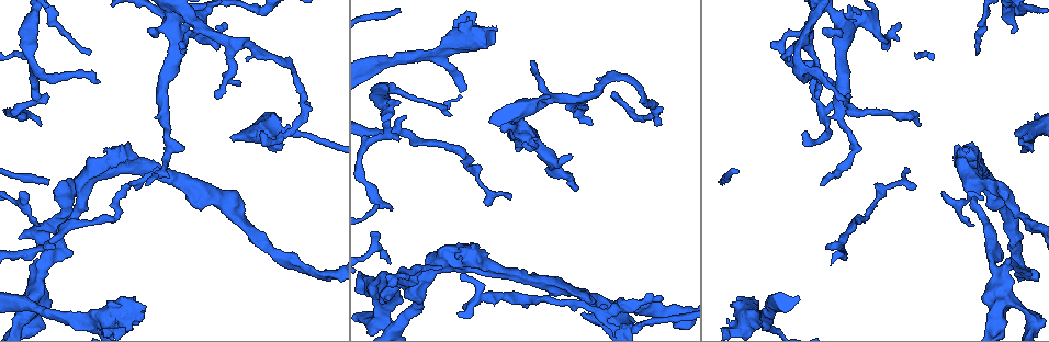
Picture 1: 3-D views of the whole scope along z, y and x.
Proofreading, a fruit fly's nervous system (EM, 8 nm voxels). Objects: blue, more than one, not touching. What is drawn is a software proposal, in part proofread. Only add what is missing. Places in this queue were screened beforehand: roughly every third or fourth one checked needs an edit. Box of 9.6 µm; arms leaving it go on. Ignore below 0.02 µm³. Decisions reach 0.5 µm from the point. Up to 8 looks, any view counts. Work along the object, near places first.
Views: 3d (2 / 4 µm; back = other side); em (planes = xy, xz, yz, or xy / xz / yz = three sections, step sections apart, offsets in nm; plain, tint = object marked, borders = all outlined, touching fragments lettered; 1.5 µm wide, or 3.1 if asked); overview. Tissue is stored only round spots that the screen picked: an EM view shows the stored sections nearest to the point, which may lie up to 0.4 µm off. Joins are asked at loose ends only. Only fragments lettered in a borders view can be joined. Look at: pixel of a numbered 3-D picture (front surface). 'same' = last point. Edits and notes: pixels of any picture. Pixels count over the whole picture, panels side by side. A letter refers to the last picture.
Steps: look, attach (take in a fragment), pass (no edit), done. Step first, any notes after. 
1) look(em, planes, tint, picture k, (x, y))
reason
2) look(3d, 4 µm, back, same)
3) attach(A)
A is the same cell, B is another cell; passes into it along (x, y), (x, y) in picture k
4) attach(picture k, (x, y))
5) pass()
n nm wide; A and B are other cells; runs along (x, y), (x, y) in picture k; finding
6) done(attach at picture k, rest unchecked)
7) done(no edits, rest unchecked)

look(em, yz, step 4, borders, picture 1, (909, 171))
tapers out

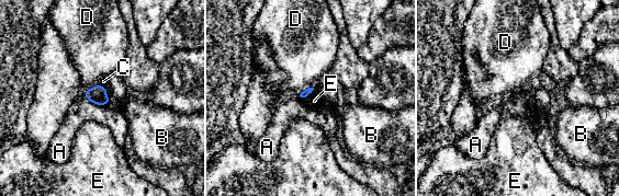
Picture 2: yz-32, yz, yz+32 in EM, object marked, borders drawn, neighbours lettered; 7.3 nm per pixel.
look(em, xy, step 4, borders, same)
another direction

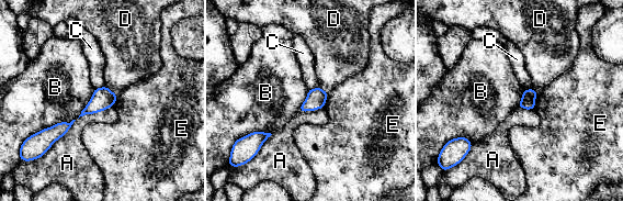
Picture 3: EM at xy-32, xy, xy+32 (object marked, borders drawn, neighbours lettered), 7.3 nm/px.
pass()
110 nm wide; A, B, C, D and E are other cells; border along (75, 119), (32, 135) in picture 3; no lettered fragment goes on from it

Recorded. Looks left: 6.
look(3d, 2 µm, picture 1, (580, 314))
an open end

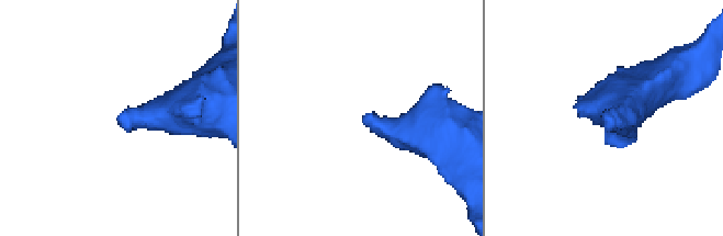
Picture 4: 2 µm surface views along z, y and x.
look(em, planes, borders, picture 4, (605, 118))
need the tissue

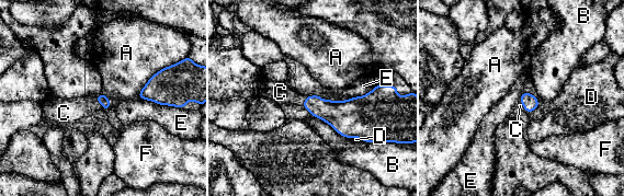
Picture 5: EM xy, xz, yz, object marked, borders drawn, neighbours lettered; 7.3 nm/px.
attach(C)
C is the same cell, A, B, D, E and F are other cells; passes into it along (103, 100), (103, 106), (70, 110) in picture 5; the neuron continues

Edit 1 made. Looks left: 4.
done(attach at picture 5, rest unchecked)

